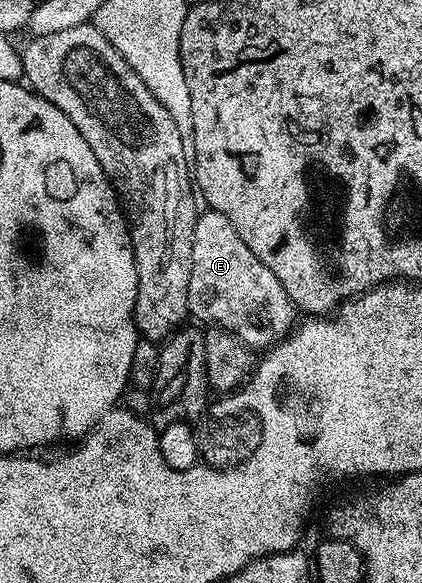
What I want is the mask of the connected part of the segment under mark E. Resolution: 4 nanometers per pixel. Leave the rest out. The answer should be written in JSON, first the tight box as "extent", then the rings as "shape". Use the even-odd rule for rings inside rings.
{"extent":[187,208,297,352],"shape":[[[207,208],[196,217],[195,231],[193,232],[193,256],[191,257],[191,271],[189,272],[189,292],[187,293],[187,309],[190,317],[200,318],[211,328],[228,330],[237,336],[252,351],[263,352],[286,338],[296,325],[297,307],[291,297],[285,292],[281,280],[253,256],[249,244],[237,236],[233,224],[221,212]]]}

